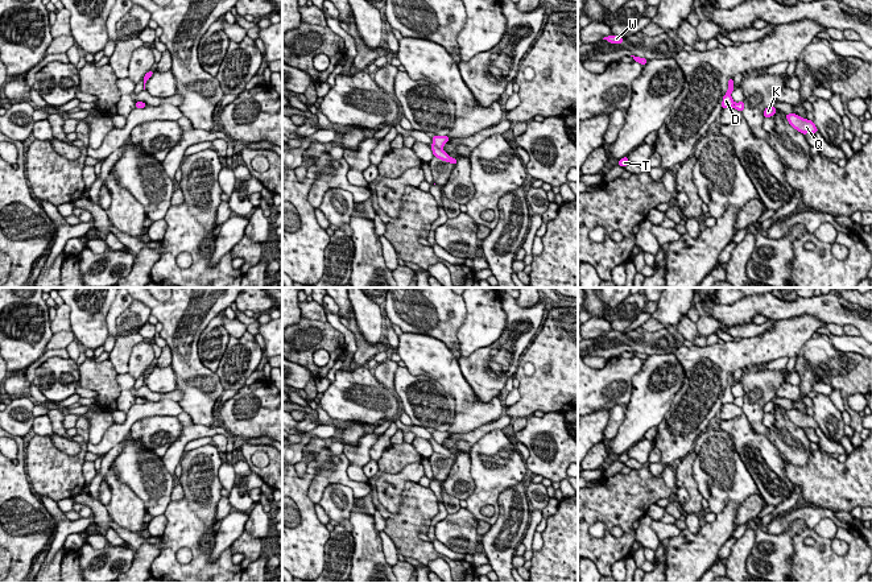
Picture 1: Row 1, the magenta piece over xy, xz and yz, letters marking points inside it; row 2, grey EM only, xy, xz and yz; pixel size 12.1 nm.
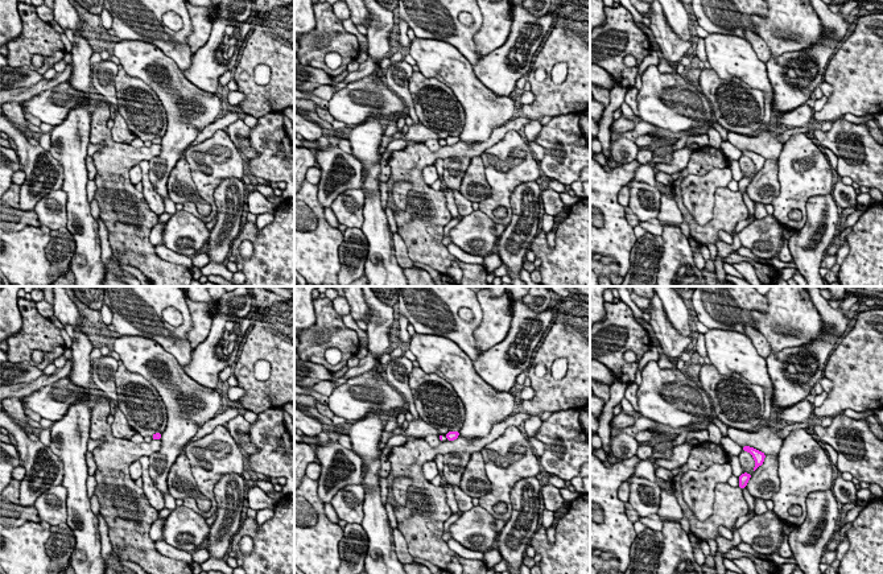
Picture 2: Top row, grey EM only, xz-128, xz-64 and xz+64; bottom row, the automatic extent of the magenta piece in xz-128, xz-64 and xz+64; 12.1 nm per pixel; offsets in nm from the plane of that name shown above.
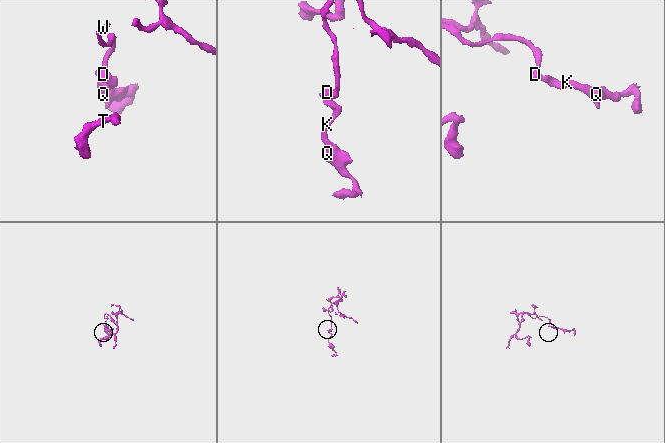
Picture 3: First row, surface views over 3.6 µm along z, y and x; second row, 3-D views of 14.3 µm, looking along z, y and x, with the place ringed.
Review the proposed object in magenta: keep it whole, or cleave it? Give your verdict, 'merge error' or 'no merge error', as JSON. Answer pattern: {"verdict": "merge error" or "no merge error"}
{"verdict": "merge error"}

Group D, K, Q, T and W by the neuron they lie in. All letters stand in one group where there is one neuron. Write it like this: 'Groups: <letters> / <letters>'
Groups: D T W / K Q

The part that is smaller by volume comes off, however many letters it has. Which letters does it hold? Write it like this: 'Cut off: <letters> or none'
Cut off: K, Q

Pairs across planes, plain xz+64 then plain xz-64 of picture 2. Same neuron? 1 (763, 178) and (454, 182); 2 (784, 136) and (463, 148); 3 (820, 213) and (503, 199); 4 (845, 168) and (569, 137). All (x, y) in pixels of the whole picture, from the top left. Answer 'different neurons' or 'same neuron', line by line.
1: different neurons
2: same neuron
3: different neurons
4: same neuron

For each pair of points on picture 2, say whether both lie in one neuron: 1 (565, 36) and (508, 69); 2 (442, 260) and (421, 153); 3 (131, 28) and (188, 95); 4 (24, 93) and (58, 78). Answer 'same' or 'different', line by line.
1: different
2: same
3: different
4: same

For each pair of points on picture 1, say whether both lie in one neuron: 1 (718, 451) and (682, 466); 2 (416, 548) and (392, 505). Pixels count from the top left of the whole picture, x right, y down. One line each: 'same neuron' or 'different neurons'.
1: different neurons
2: different neurons

